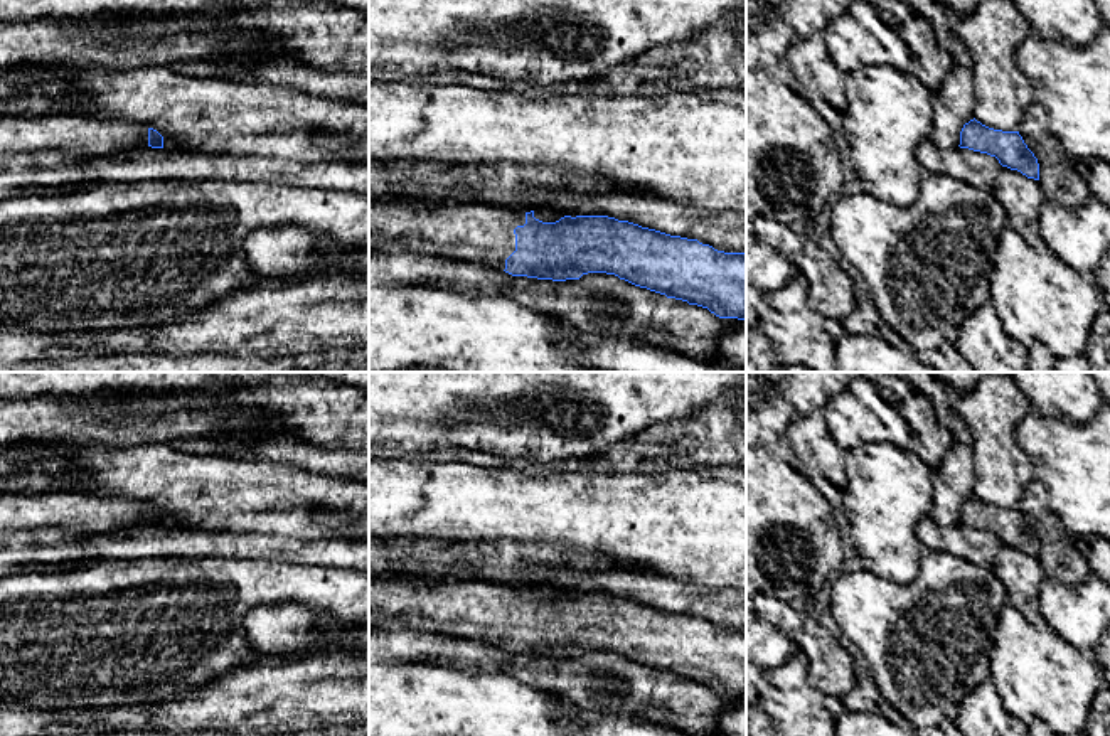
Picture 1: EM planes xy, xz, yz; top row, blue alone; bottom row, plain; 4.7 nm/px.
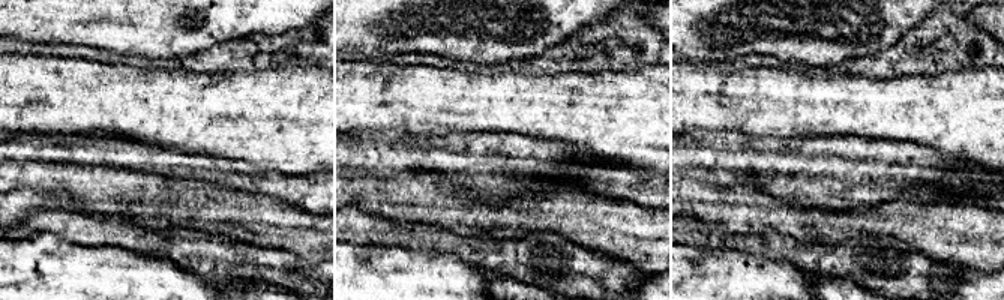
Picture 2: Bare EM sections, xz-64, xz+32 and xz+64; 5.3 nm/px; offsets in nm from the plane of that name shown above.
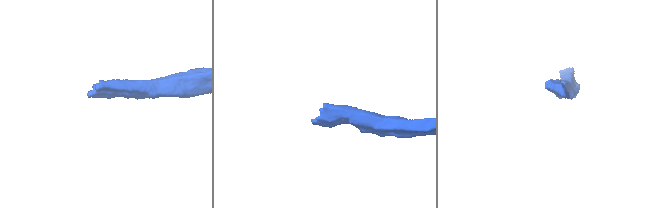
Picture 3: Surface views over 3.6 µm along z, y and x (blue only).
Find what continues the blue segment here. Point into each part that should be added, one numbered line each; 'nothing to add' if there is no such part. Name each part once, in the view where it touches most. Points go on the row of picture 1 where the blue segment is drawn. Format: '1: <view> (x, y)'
1: xz (480, 233)

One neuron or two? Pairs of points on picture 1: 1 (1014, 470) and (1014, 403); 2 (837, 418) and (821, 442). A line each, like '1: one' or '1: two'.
1: one
2: two

